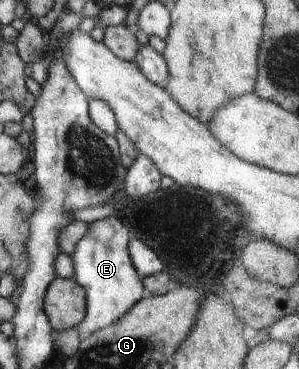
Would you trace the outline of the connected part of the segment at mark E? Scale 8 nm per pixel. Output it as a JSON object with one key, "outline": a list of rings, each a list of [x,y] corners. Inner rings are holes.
{"outline":[[[113,216],[97,220],[87,224],[87,232],[70,255],[74,268],[73,278],[86,292],[85,318],[77,326],[83,336],[115,324],[146,294],[142,278],[137,274],[129,256],[128,244],[132,236],[127,223],[123,226],[121,220]]]}

